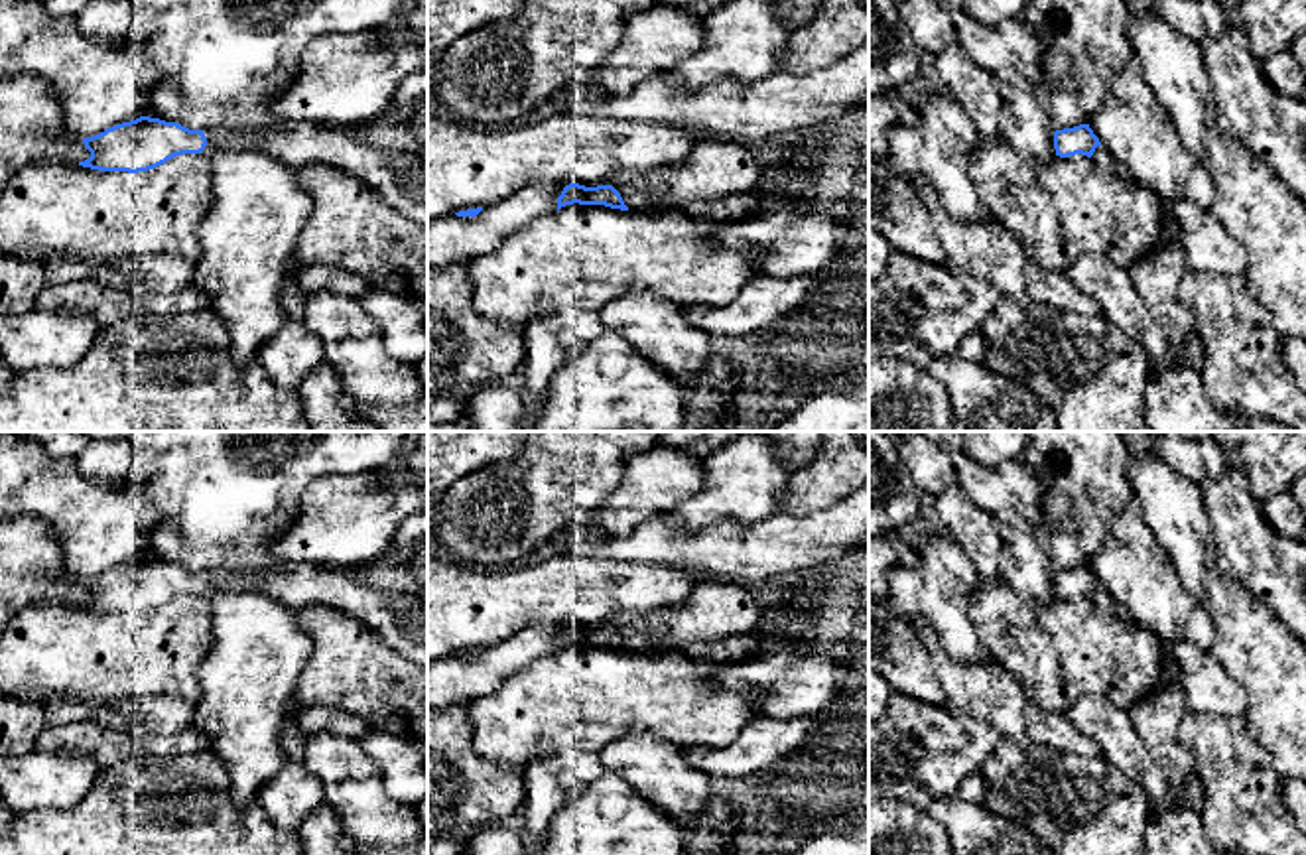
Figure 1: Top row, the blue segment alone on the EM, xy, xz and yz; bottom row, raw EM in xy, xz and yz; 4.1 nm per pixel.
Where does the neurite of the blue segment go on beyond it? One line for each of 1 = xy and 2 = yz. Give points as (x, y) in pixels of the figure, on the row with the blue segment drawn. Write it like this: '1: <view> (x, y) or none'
1: xy (398, 178)
2: yz (1102, 156)

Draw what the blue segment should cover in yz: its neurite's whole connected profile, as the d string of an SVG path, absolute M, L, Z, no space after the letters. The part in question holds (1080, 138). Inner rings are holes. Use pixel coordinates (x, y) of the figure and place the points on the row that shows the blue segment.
M1089 124L1064 128L1054 132L1056 156L1070 158L1076 154L1091 158L1101 169L1115 171L1117 162L1093 134Z

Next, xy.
M140 116L83 138L83 144L91 158L79 165L98 171L148 171L175 156L211 148L260 148L294 169L327 164L360 179L388 207L427 229L427 150L370 146L329 124L280 120L238 130L189 130L177 122Z

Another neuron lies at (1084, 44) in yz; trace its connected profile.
M1028 0L1018 18L1042 49L1038 99L1054 130L1087 124L1109 95L1113 79L1135 59L1127 33L1133 18L1125 0Z

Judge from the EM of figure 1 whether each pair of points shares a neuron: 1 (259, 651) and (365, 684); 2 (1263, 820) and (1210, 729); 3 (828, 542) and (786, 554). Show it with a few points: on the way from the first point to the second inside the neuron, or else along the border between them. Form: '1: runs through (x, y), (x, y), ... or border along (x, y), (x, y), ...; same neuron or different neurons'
1: border along (296, 619), (312, 643), (294, 698), (298, 710); different neurons
2: runs through (1243, 798), (1240, 779), (1224, 751); same neuron
3: runs through (818, 542), (796, 544); same neuron

